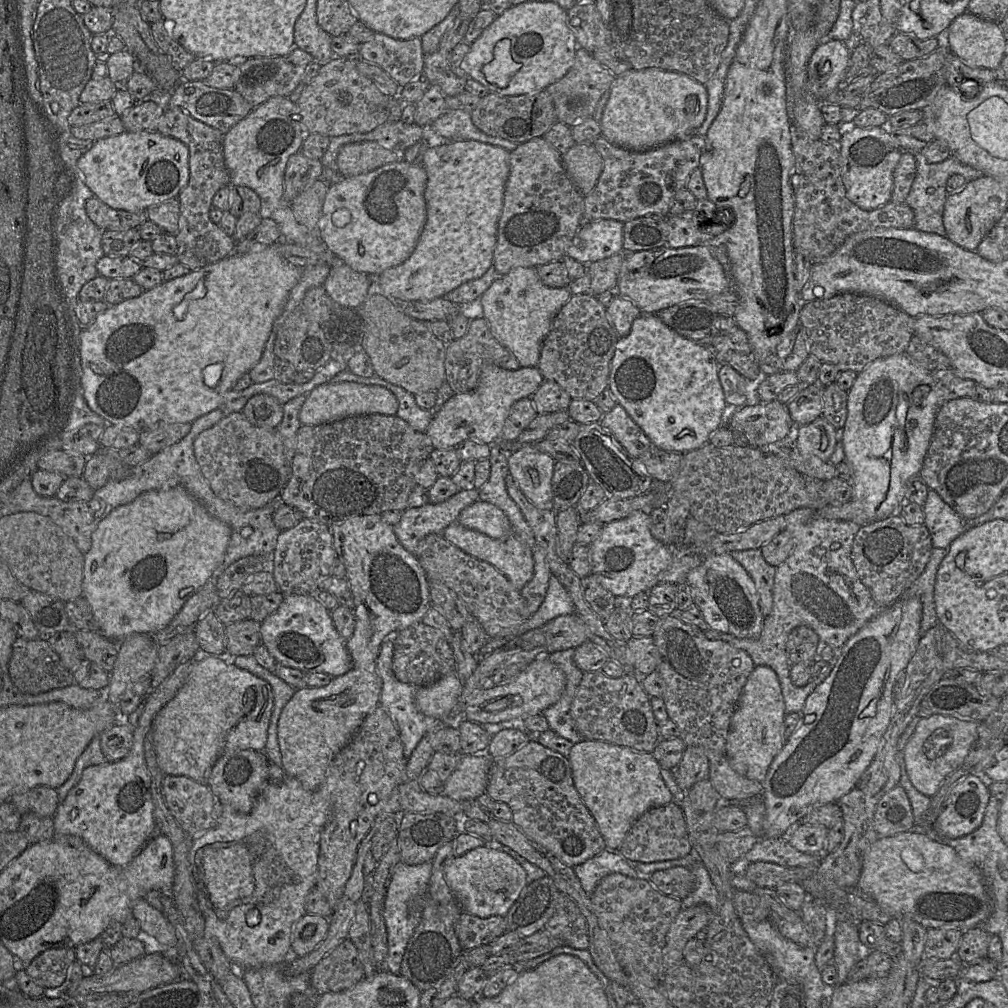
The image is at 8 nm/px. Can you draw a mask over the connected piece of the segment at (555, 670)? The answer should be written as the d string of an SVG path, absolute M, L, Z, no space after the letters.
M540 653L509 682L474 691L465 703L464 719L483 725L542 714L546 708L560 699L566 686L564 672L549 660L549 654Z

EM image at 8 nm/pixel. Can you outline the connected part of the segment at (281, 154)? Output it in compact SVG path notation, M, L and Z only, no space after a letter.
M275 96L255 107L245 118L235 124L223 137L223 152L226 167L230 176L230 186L247 186L261 198L262 218L274 220L280 230L280 243L293 243L304 248L321 245L323 241L314 236L304 225L300 224L292 211L291 202L284 198L283 180L289 158L301 151L302 147L302 117L296 103L288 97Z

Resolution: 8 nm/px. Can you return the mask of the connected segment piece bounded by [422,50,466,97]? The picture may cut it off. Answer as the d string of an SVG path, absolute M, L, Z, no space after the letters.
M435 51L424 56L423 75L430 85L441 88L446 97L453 97L464 92L466 80L457 77L450 69L449 53L447 51Z

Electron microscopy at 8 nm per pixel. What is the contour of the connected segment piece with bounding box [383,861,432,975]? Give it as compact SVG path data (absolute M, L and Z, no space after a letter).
M432 861L418 865L397 863L387 886L384 901L383 917L387 932L388 952L385 959L385 970L394 975L401 975L401 963L405 949L413 936L421 917L415 917L409 910L409 902L414 898L427 895L428 884L432 873Z

